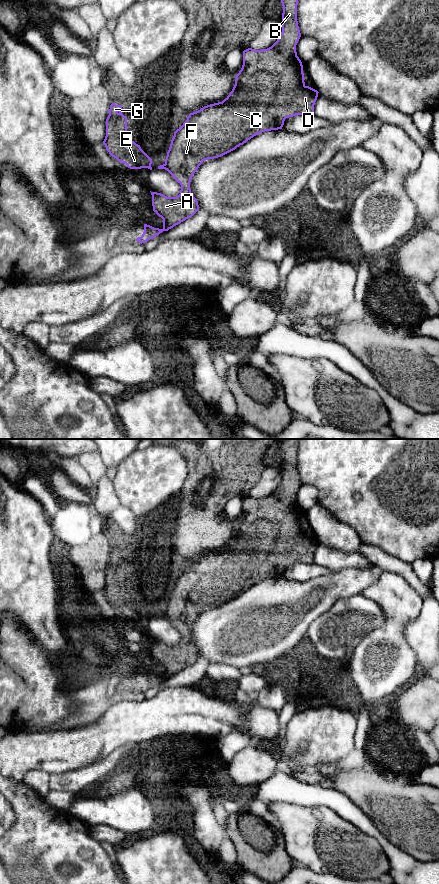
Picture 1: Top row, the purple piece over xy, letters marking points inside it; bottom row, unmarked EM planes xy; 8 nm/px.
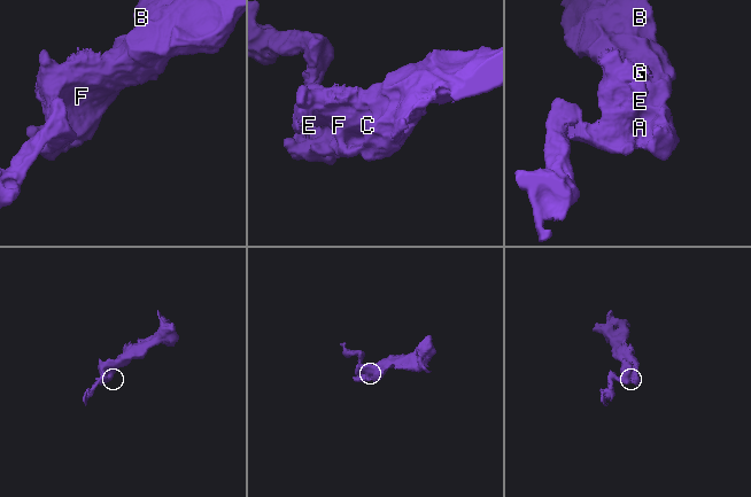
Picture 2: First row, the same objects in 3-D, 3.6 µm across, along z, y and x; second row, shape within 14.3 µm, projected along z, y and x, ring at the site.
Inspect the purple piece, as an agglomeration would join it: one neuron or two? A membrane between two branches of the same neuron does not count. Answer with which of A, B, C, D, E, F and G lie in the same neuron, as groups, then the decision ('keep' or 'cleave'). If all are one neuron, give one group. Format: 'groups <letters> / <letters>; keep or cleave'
groups A B C D E F G; keep

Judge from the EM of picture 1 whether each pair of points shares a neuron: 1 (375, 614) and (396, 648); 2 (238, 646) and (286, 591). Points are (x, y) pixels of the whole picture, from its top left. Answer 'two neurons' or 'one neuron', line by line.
1: two neurons
2: one neuron

